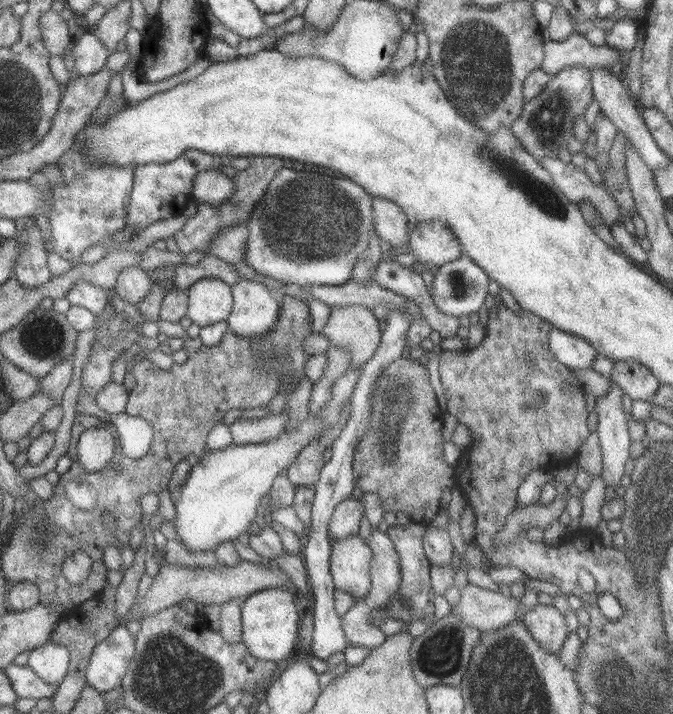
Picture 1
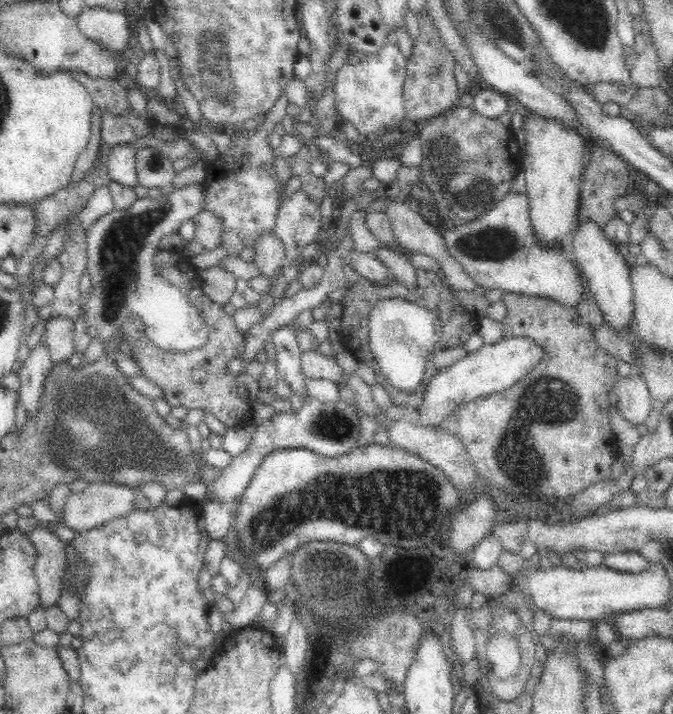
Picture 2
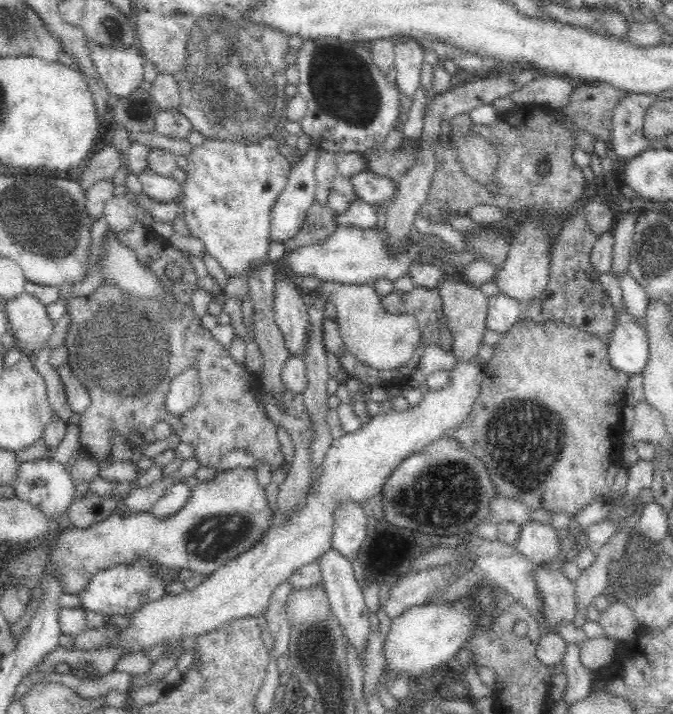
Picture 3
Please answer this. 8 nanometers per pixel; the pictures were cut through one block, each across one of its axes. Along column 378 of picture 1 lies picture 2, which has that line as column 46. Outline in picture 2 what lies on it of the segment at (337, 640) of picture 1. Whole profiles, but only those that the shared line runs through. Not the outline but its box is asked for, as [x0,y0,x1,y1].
[16,341,54,415]

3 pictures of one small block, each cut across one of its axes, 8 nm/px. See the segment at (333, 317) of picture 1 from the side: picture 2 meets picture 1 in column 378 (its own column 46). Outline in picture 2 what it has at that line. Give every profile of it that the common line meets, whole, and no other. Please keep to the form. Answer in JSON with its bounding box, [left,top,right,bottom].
[41,315,75,364]

